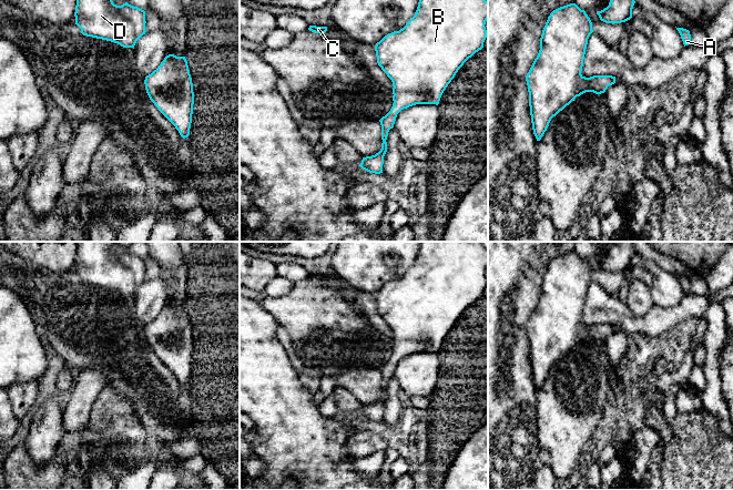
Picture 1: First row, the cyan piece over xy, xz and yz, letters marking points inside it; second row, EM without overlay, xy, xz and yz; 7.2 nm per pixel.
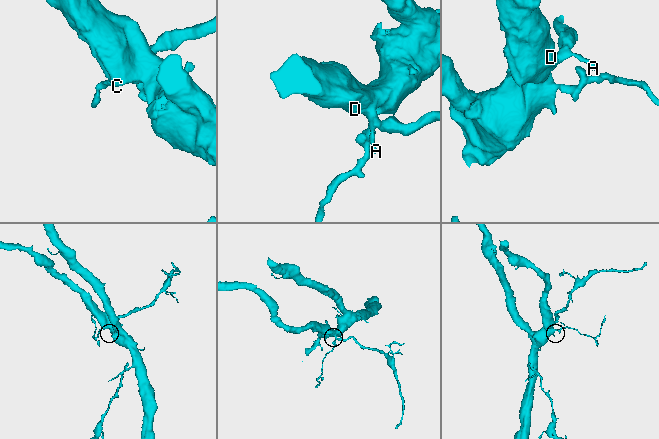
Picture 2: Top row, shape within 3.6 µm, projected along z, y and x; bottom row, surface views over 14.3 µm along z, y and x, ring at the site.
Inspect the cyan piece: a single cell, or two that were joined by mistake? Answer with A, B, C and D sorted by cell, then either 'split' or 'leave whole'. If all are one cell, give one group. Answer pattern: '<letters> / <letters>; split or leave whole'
A B C D; leave whole

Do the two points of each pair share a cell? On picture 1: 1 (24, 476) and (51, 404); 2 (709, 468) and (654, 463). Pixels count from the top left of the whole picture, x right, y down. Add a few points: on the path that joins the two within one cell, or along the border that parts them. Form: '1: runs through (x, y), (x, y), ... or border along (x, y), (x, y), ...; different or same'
1: border along (23, 441), (37, 465), (43, 465), (56, 450); different
2: border along (659, 443), (662, 448), (660, 478); different

